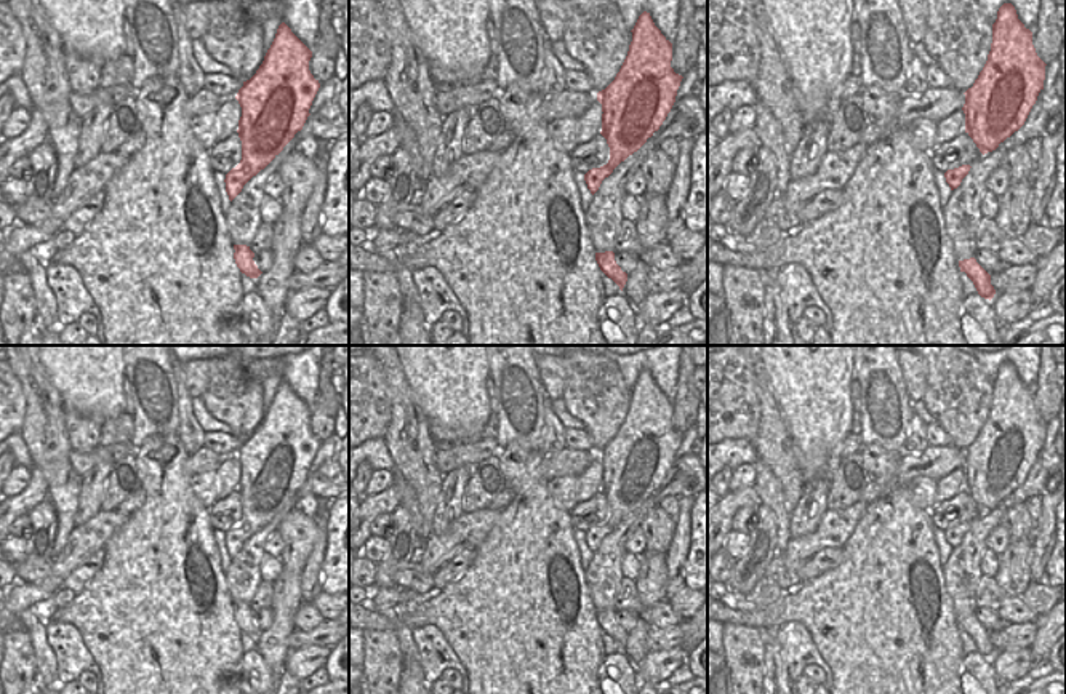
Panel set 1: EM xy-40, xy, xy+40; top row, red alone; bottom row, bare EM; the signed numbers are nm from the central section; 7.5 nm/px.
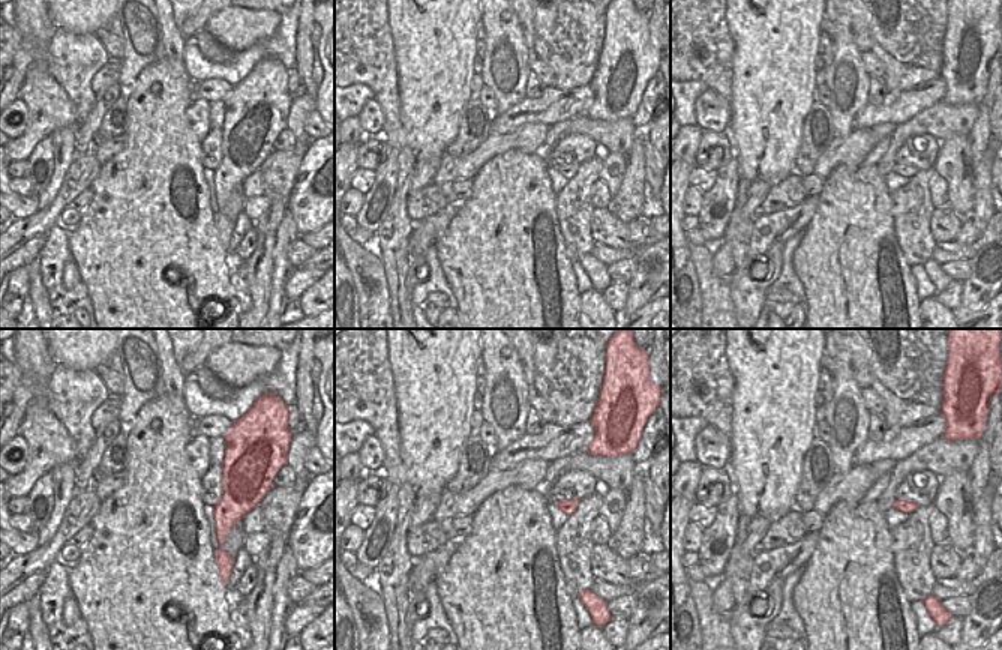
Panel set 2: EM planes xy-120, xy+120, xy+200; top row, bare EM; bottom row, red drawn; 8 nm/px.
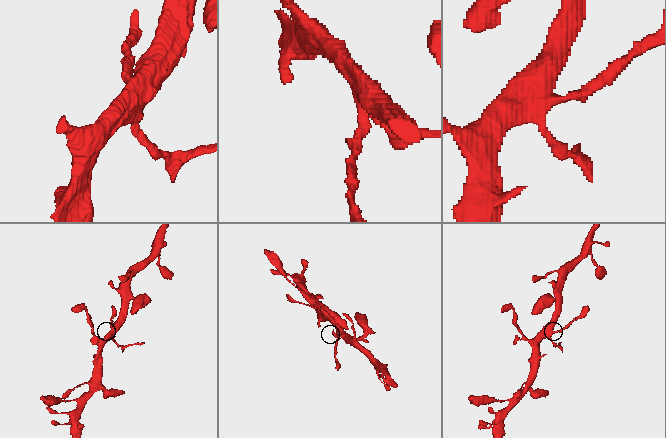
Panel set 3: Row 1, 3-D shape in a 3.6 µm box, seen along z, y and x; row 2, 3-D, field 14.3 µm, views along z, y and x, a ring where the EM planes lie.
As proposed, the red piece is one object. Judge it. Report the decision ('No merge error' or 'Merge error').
Merge error.

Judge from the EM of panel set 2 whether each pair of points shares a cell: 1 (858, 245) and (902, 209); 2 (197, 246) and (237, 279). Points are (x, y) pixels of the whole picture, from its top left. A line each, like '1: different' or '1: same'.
1: different
2: different

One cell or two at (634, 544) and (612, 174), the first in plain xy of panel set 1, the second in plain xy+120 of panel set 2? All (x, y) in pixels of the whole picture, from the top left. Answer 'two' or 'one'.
one

